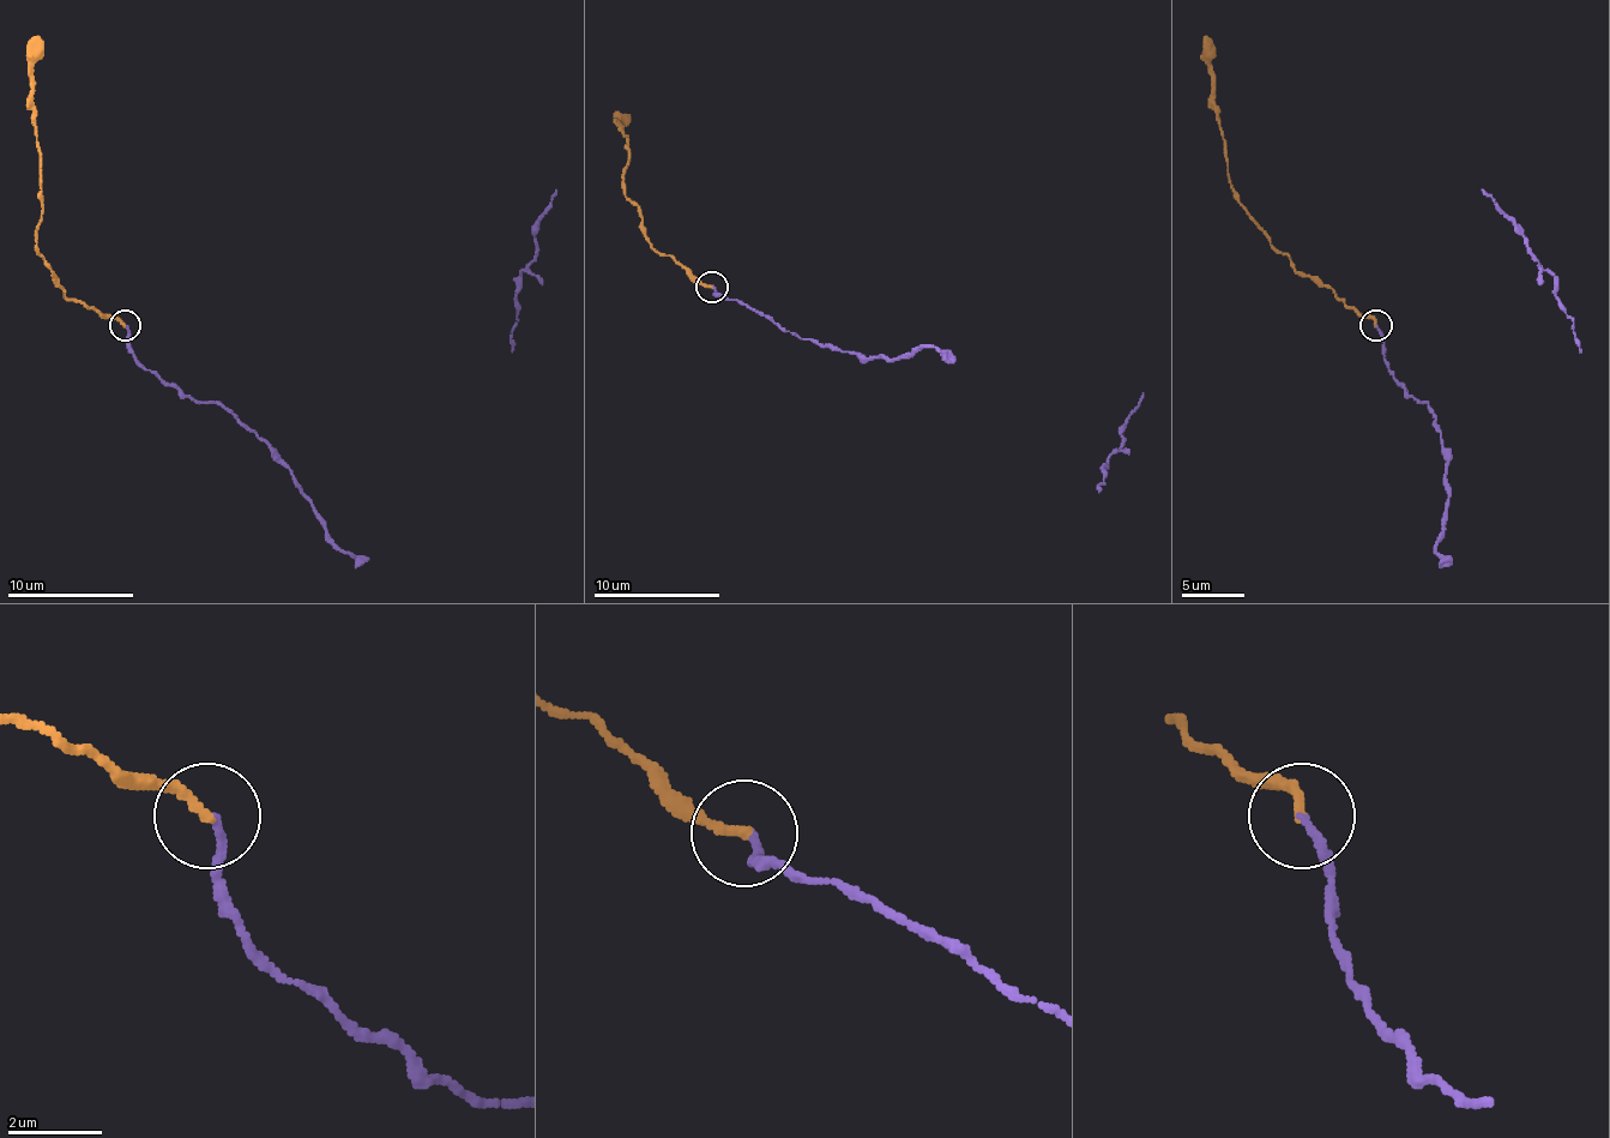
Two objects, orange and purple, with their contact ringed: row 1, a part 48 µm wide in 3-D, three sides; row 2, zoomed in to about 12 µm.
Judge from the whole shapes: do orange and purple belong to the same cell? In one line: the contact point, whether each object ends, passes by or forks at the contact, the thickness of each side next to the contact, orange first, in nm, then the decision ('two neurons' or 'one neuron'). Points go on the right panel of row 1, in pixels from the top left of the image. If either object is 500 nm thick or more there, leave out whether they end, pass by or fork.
(1375, 325) | orange ends | purple ends | 200/160 nm | one neuron

